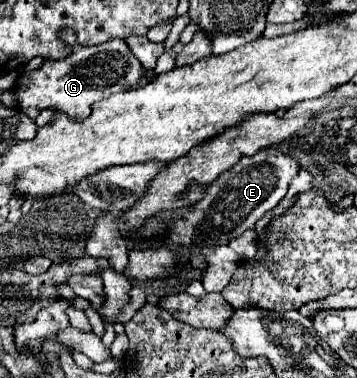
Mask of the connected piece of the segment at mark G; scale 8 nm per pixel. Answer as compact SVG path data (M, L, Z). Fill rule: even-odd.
M108 40L104 44L98 46L74 46L74 52L62 60L44 60L42 66L38 70L26 72L18 78L16 82L16 96L18 96L18 108L30 116L32 120L46 108L58 110L68 114L70 118L88 118L92 112L92 104L98 100L104 100L108 96L112 96L114 92L122 92L128 88L134 88L138 84L138 80L144 76L144 68L138 62L138 58L132 54L132 50L128 48L126 40Z

